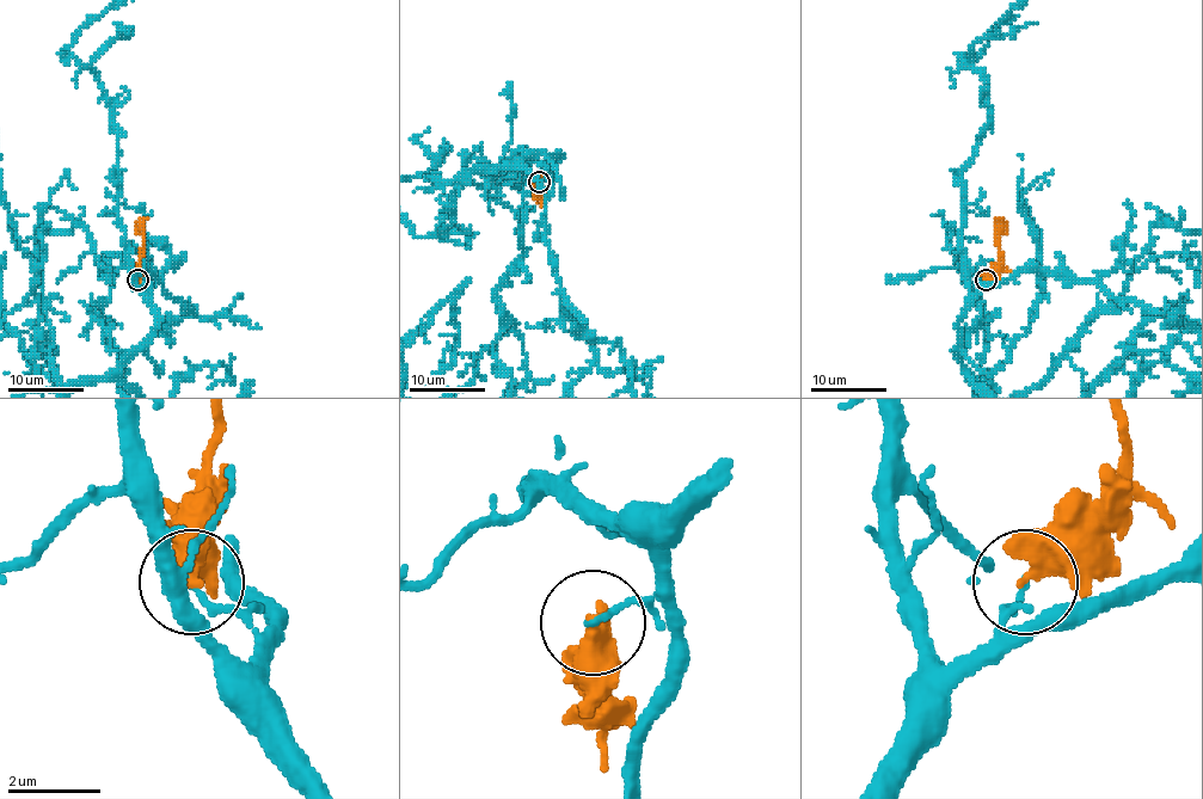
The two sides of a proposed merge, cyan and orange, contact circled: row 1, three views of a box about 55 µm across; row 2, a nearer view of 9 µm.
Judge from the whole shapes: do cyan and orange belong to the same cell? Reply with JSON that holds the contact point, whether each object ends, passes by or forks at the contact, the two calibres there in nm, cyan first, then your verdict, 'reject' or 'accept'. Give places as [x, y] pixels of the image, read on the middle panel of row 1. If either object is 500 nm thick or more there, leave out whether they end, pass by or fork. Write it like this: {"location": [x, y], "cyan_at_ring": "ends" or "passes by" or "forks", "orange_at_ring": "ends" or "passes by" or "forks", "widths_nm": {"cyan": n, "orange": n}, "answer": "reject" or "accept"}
{"location": [539, 182], "cyan_at_ring": "ends", "orange_at_ring": "ends", "widths_nm": {"cyan": 130, "orange": 480}, "answer": "reject"}

